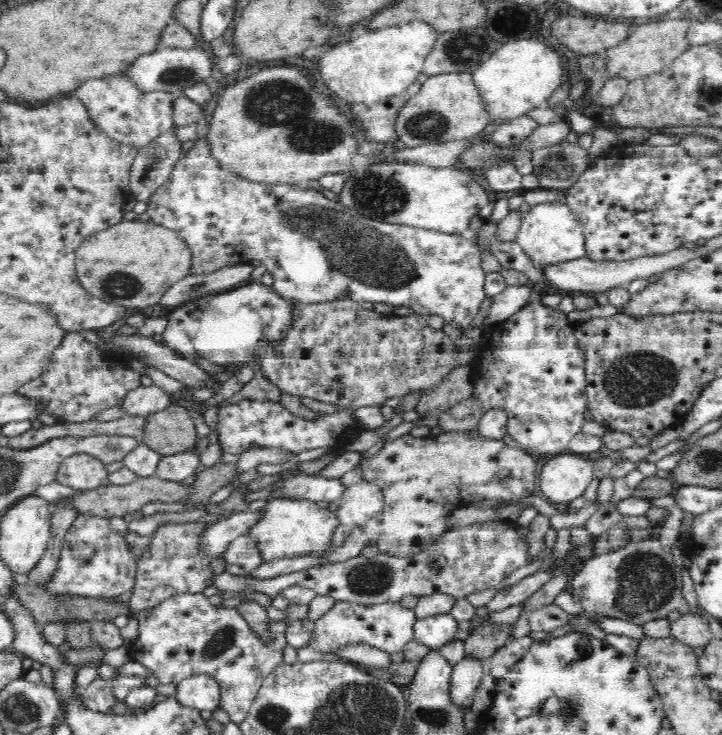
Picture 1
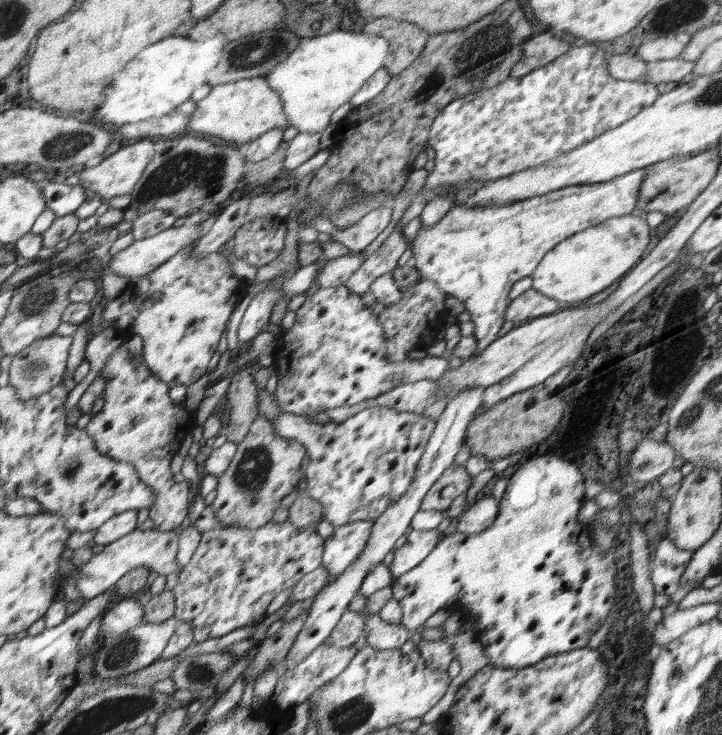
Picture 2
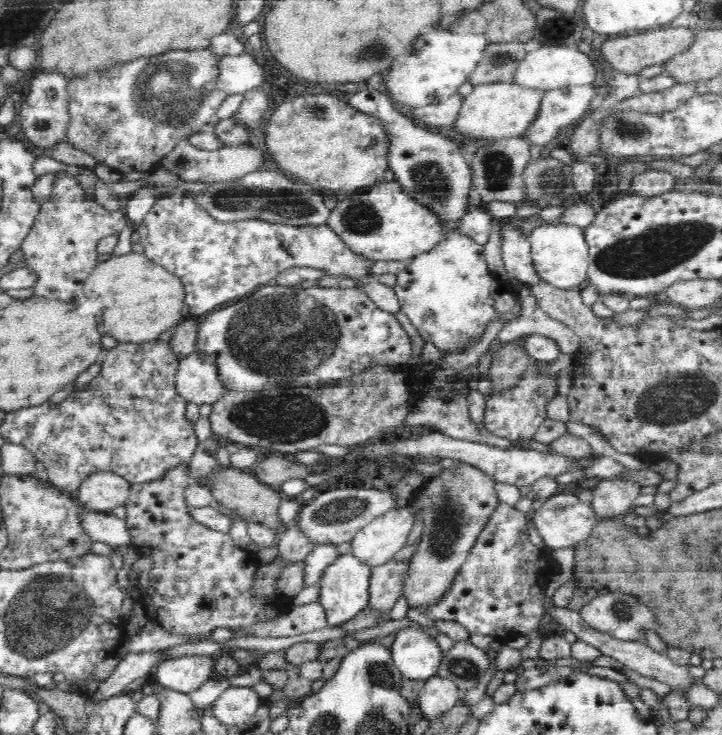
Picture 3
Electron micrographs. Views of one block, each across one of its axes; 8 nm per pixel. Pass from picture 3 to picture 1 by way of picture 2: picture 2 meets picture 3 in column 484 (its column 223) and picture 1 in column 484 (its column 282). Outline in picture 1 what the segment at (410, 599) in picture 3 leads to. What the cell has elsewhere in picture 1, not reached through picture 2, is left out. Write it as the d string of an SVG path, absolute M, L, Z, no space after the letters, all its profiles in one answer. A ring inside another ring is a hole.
M478 429L471 431L442 431L436 436L416 438L407 434L385 445L373 456L360 462L363 472L362 481L372 481L382 489L384 495L383 512L358 528L352 528L342 546L330 546L328 554L321 558L322 564L335 564L360 555L361 549L366 545L373 545L380 553L392 557L410 557L422 553L428 546L446 533L444 518L456 510L460 504L476 504L479 506L482 498L488 500L520 500L534 494L536 484L537 454L526 450L508 447L504 441L495 438L484 438Z

